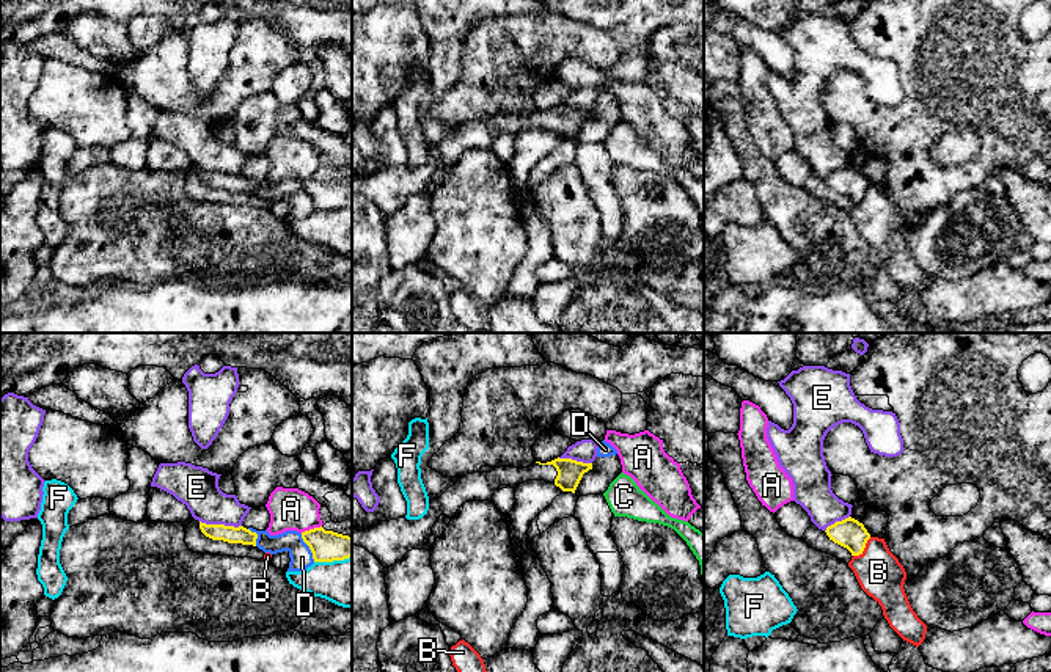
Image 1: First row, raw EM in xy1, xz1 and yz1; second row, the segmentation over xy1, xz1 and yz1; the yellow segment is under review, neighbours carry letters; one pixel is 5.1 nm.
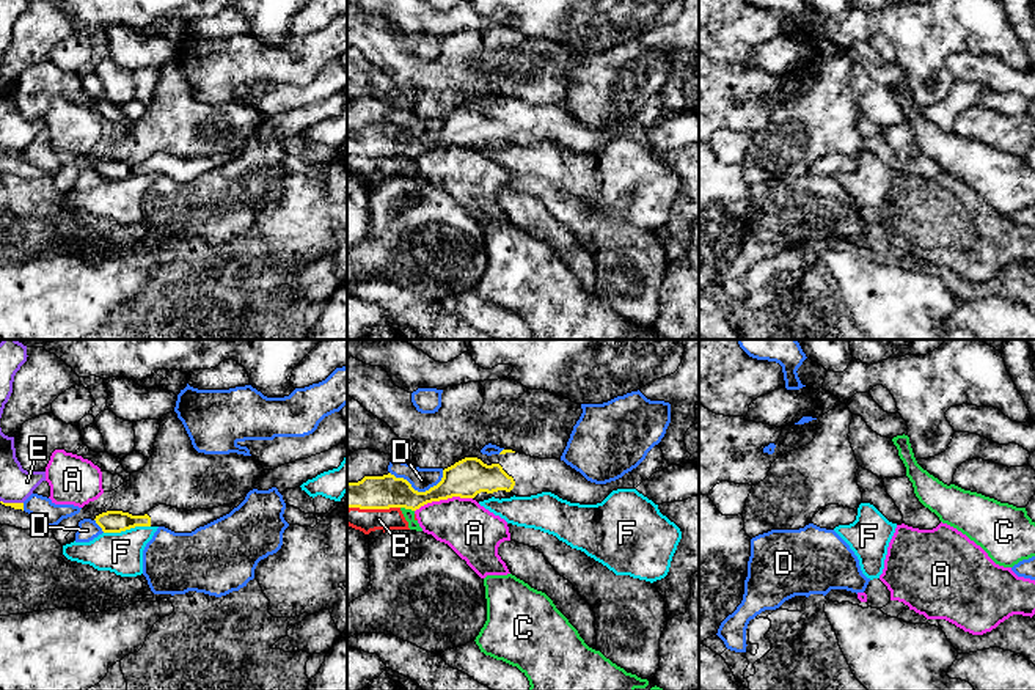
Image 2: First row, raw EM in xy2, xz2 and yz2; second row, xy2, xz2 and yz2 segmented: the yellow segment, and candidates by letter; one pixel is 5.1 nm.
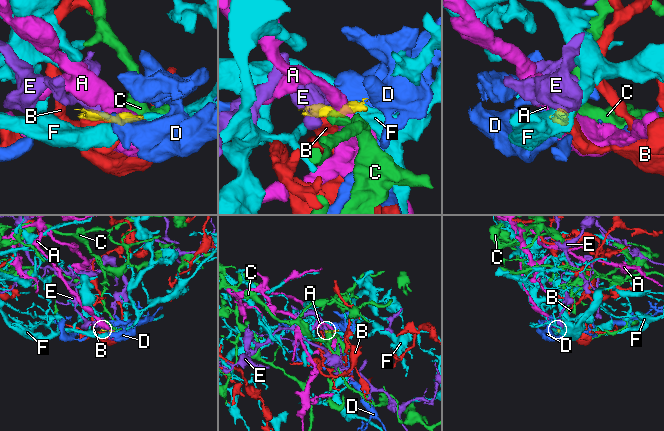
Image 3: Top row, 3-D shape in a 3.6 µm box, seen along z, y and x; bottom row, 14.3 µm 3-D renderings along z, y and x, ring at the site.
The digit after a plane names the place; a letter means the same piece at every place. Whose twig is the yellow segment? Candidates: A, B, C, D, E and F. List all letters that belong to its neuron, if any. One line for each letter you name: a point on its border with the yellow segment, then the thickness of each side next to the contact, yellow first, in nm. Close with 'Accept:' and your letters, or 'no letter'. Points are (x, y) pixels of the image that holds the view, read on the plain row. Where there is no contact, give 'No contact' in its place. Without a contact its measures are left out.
Accept: no letter

